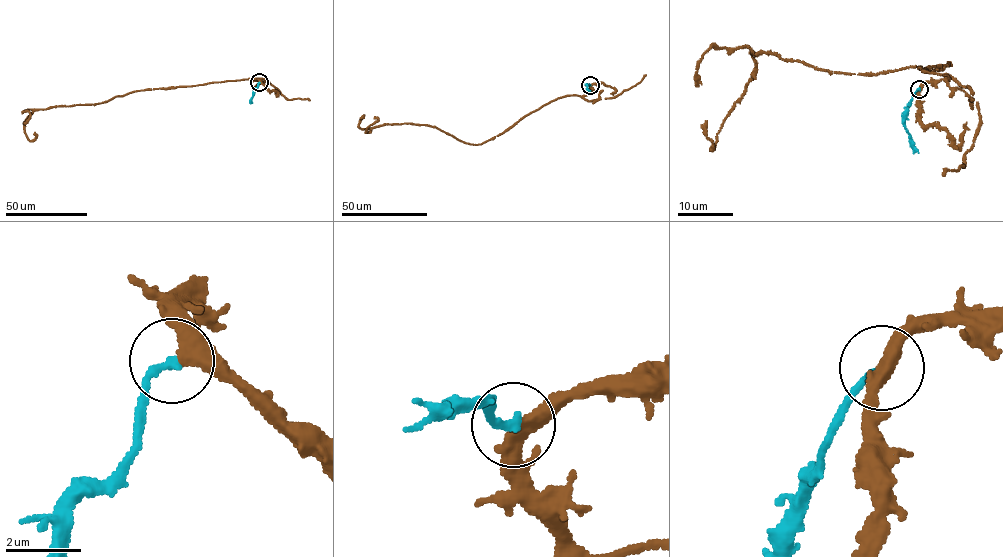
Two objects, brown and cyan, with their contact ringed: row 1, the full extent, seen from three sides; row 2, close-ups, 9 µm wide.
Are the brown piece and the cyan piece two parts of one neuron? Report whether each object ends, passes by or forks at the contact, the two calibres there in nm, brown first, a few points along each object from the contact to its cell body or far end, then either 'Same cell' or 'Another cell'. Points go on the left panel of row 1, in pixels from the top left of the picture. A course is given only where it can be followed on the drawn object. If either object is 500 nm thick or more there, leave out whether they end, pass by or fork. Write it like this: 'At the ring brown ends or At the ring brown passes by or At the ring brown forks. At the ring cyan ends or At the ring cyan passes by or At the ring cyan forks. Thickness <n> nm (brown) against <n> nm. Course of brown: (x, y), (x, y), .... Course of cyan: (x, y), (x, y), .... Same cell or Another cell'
At the ring brown passes by. At the ring cyan ends. Thickness 340 nm (brown) against 220 nm. Course of brown: (259, 82), (256, 78), (138, 90), (94, 104), (37, 109), (24, 121), (30, 140), (36, 137), (34, 132). Course of cyan: (259, 82), (252, 102). Same cell

